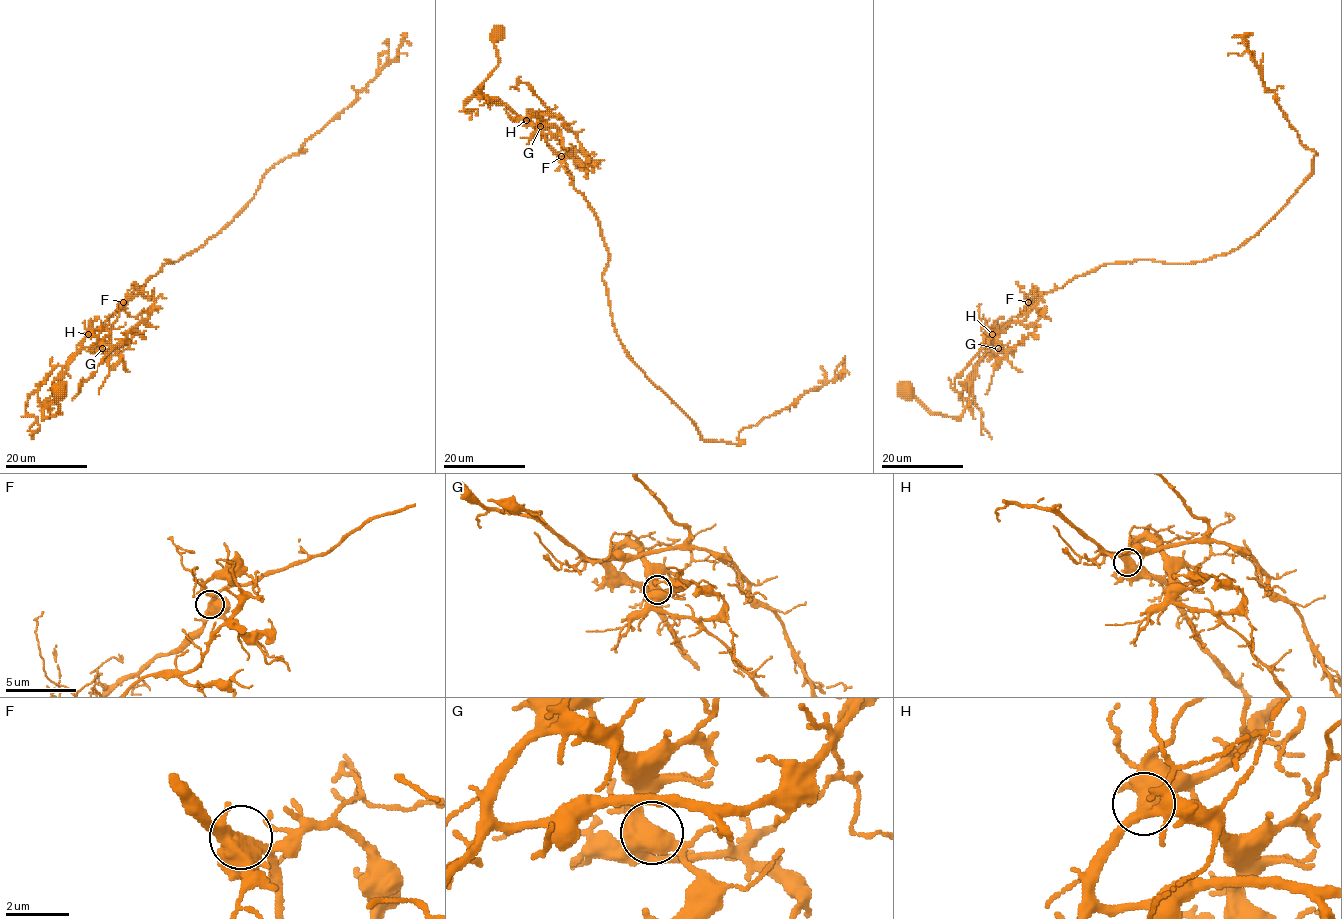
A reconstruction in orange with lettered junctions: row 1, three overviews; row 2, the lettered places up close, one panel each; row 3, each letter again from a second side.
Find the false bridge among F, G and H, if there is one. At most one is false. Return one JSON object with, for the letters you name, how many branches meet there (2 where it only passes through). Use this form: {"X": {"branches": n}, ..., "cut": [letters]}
{"cut": []}

